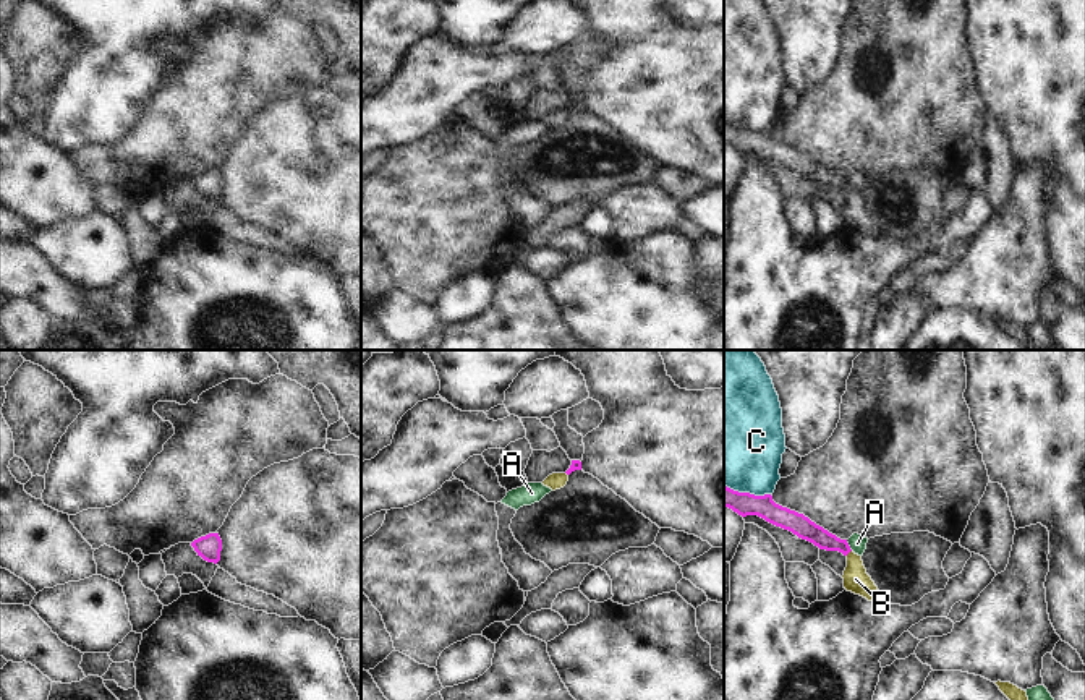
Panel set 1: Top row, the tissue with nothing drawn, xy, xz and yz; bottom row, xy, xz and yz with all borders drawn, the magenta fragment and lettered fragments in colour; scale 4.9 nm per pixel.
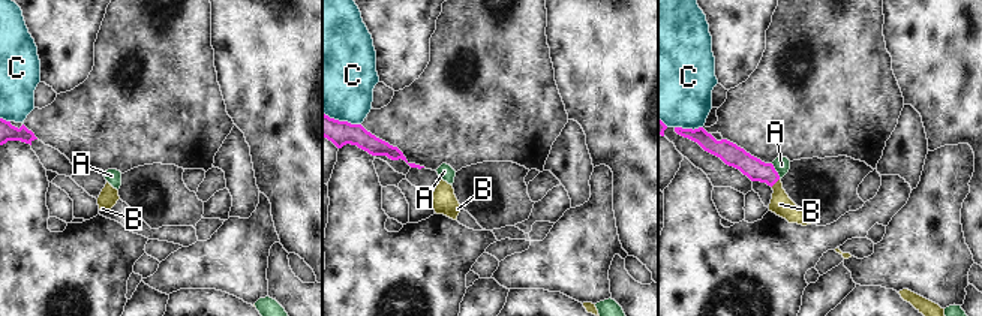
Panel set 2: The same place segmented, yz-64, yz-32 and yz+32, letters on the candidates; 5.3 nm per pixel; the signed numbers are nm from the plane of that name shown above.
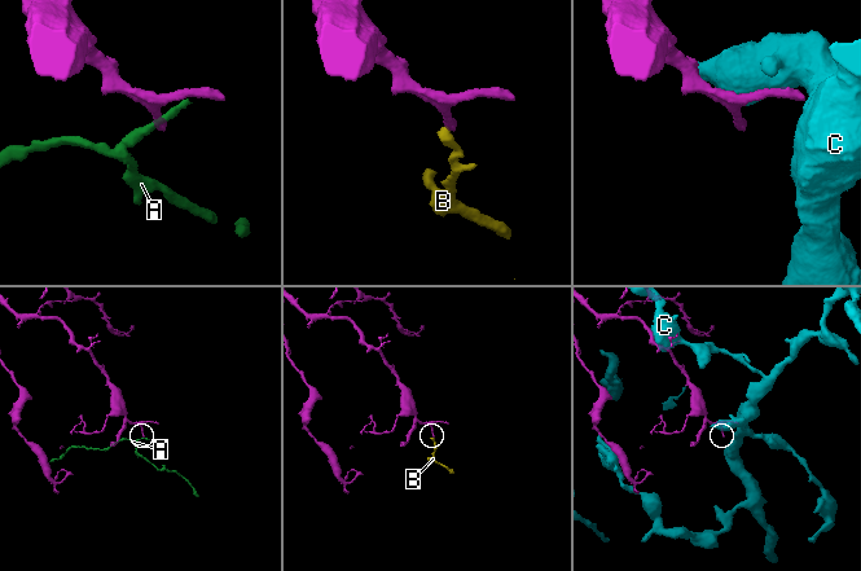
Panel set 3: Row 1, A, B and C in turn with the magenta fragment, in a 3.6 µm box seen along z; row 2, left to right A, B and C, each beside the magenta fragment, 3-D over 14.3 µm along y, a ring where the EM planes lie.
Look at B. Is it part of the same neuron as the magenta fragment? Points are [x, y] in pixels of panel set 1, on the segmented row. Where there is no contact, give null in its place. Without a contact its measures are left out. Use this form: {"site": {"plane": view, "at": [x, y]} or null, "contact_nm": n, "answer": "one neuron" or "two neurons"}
{"site": {"plane": "yz", "at": [847, 553]}, "contact_nm": 40, "answer": "one neuron"}

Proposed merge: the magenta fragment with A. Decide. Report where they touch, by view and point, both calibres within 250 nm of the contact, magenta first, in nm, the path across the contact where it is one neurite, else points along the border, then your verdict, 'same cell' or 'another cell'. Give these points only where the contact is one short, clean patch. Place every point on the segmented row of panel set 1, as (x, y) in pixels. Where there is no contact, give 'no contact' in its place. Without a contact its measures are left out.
yz (847, 545) | 100/90 nm | along yz (846, 540), (852, 550) | another cell

